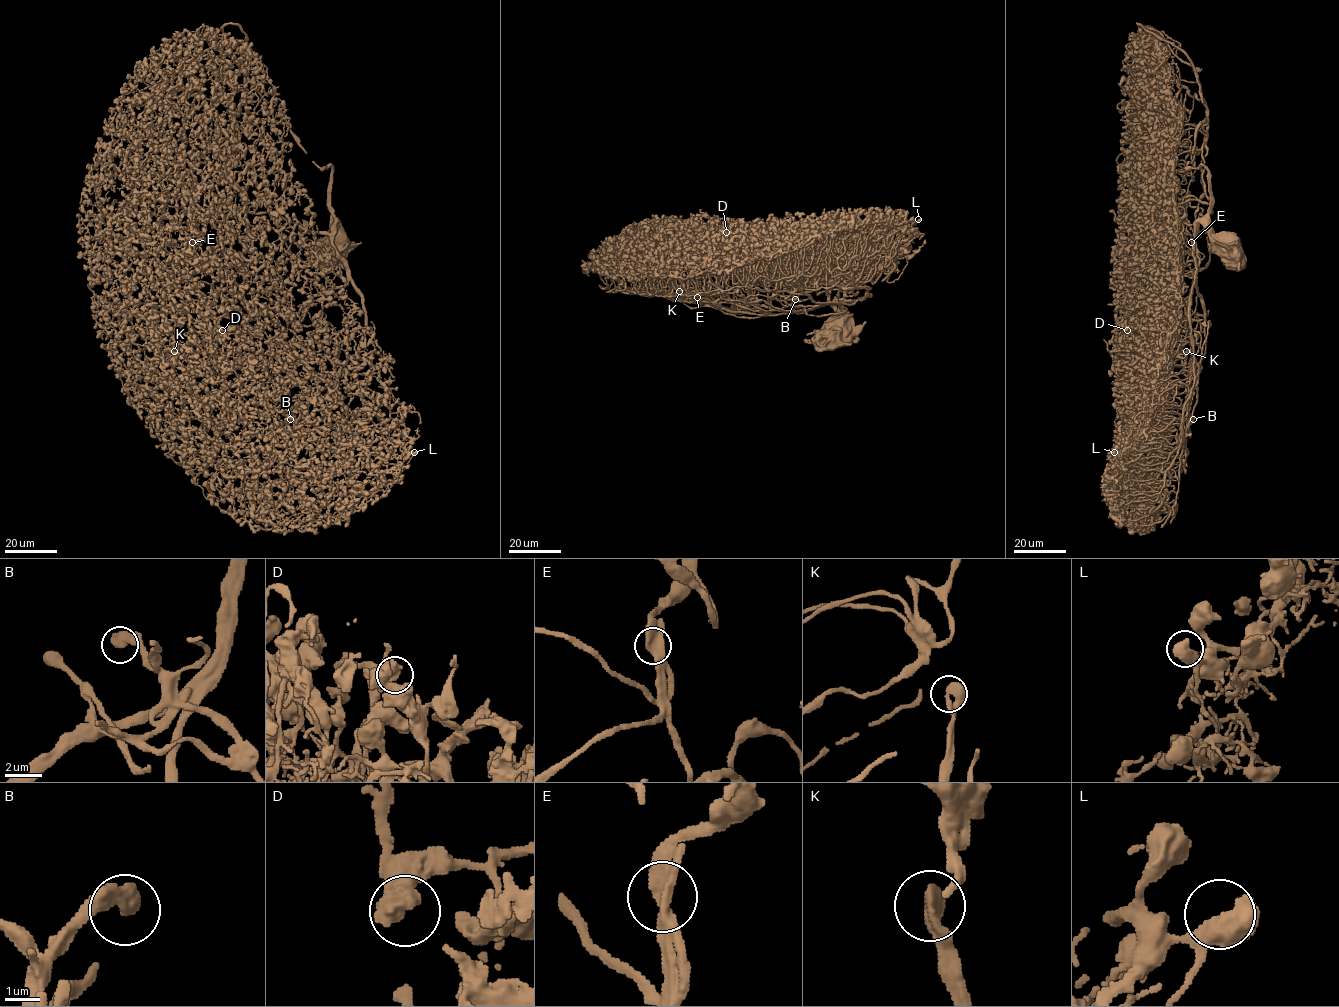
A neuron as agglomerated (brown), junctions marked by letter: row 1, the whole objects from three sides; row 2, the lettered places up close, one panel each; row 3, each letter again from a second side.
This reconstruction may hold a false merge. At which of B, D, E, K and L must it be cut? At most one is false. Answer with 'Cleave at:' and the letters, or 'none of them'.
Cleave at: none of them

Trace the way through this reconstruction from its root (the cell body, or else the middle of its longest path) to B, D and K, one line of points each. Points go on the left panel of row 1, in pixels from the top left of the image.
B: (333, 248), (336, 225), (332, 249), (361, 297), (365, 338), (306, 417), (291, 418)
D: (333, 248), (336, 225), (344, 286), (318, 292), (288, 318), (266, 308), (240, 330), (244, 341), (222, 330)
K: (333, 248), (336, 225), (344, 286), (288, 318), (266, 308), (207, 339), (185, 378), (174, 351)

